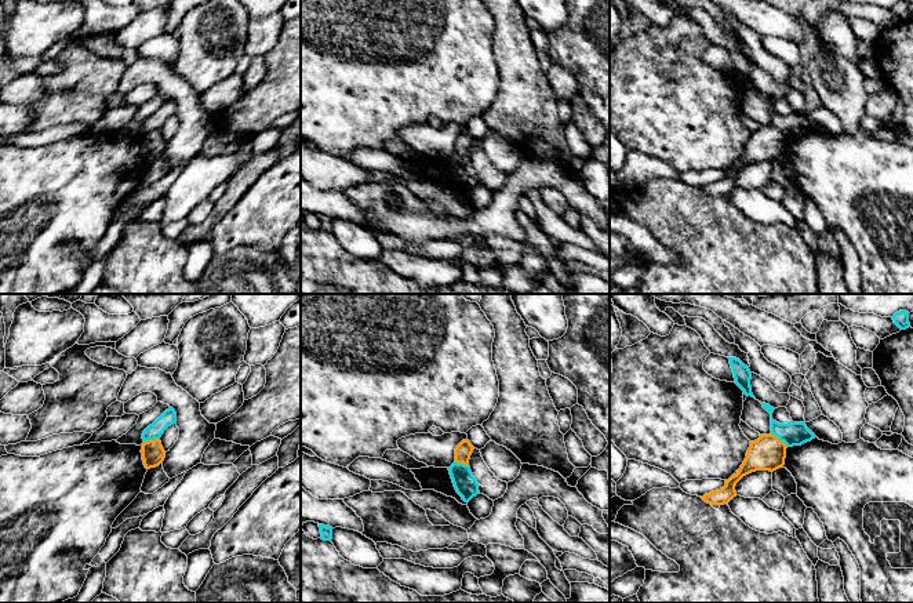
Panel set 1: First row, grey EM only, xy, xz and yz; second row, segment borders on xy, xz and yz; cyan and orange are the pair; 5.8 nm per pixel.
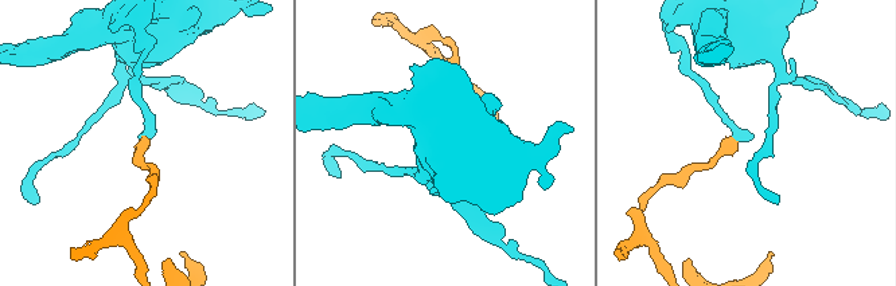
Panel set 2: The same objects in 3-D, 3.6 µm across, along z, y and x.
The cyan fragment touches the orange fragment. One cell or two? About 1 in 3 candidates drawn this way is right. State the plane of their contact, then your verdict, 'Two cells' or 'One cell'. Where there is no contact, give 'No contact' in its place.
Touches cyan in yz. Two cells

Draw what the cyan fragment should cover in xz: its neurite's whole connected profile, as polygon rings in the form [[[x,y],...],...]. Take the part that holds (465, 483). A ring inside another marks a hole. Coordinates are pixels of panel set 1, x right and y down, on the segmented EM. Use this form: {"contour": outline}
{"contour": [[[454,462],[448,471],[456,493],[465,502],[469,502],[473,497],[480,494],[479,483],[469,465]]]}

